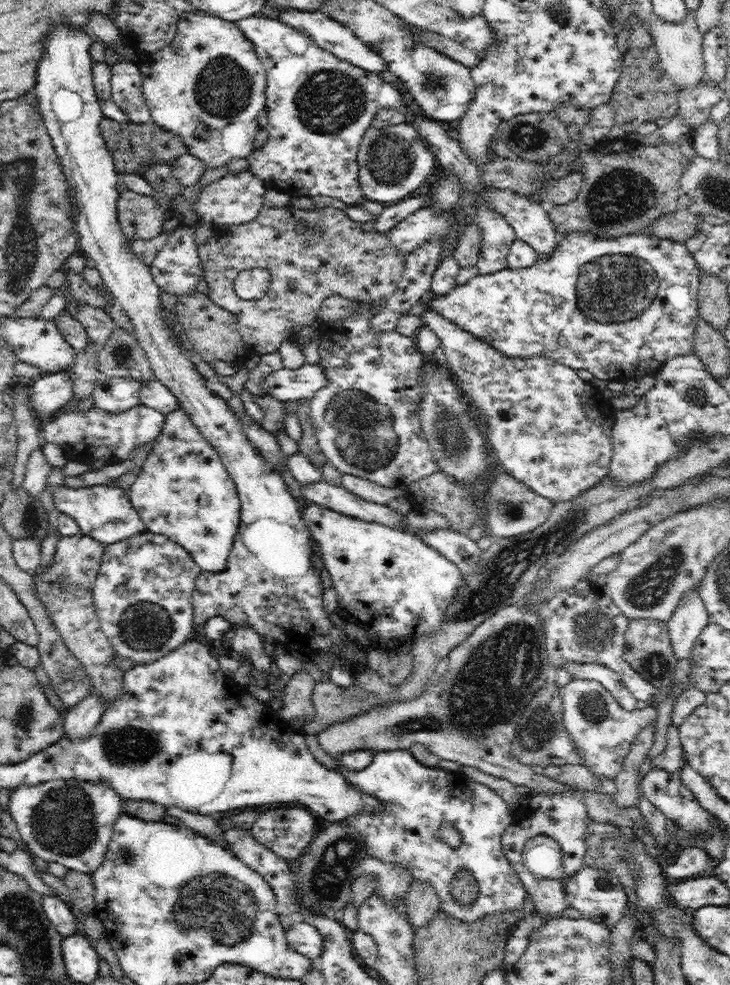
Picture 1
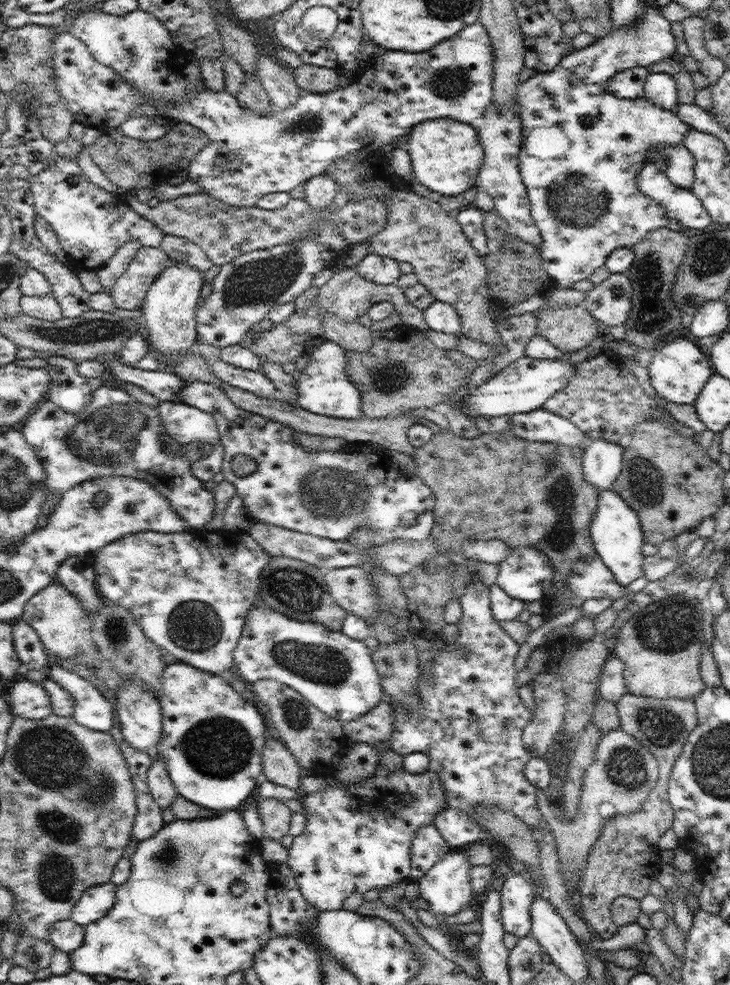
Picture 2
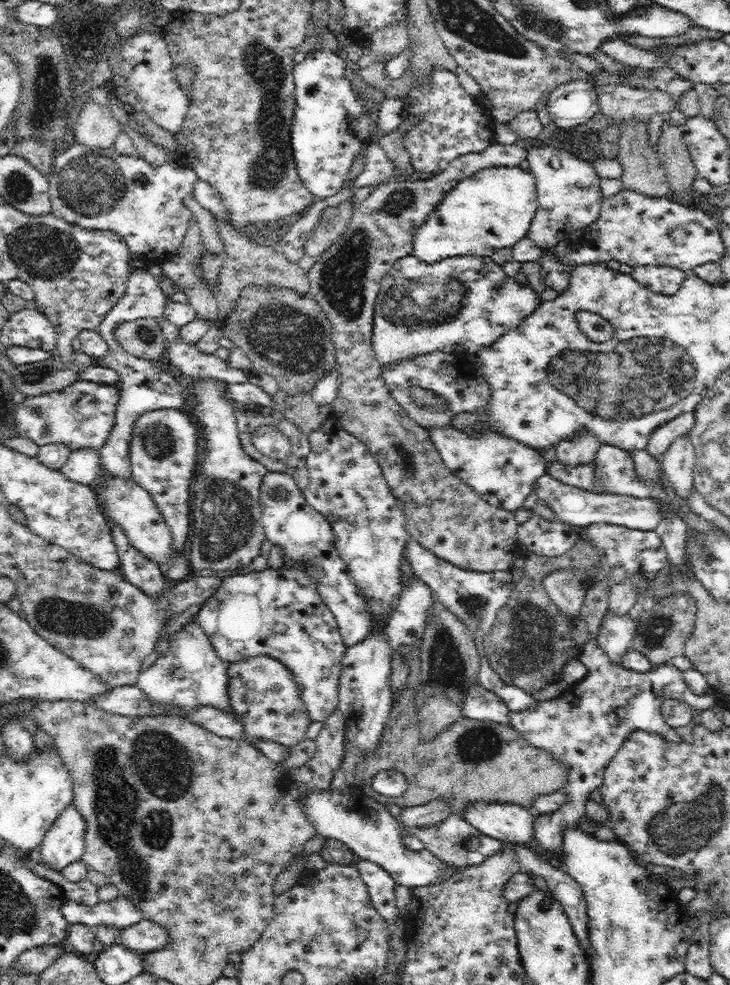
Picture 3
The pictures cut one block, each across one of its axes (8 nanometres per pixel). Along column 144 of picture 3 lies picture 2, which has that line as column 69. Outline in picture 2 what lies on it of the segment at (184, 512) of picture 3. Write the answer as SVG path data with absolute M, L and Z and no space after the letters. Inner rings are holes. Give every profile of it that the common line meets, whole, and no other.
M104 383L94 391L92 400L79 413L67 413L50 400L44 400L20 426L26 442L32 446L45 468L47 495L42 504L43 515L52 515L63 494L76 484L86 482L96 476L131 476L149 482L164 498L168 499L176 515L183 518L193 530L205 530L204 526L214 518L214 492L207 490L204 482L191 471L191 463L185 455L168 454L160 441L165 424L159 410L136 401L126 390Z

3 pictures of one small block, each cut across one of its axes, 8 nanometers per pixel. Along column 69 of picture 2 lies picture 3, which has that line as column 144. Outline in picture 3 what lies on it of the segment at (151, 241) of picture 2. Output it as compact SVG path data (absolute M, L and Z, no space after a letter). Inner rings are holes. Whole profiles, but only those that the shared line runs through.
M76 141L55 153L47 177L51 213L55 217L86 230L110 230L123 238L132 255L142 255L146 261L152 260L159 266L180 252L193 215L184 205L184 198L192 193L198 180L196 173L184 162L175 159L154 168L137 154L123 155L113 146L88 147Z

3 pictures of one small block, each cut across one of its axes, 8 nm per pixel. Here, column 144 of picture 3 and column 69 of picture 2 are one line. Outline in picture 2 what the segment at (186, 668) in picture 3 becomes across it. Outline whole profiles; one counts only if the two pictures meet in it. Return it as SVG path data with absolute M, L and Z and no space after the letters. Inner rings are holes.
M50 663L48 678L65 688L74 700L73 718L86 729L110 733L113 728L113 705L90 681L59 664Z

